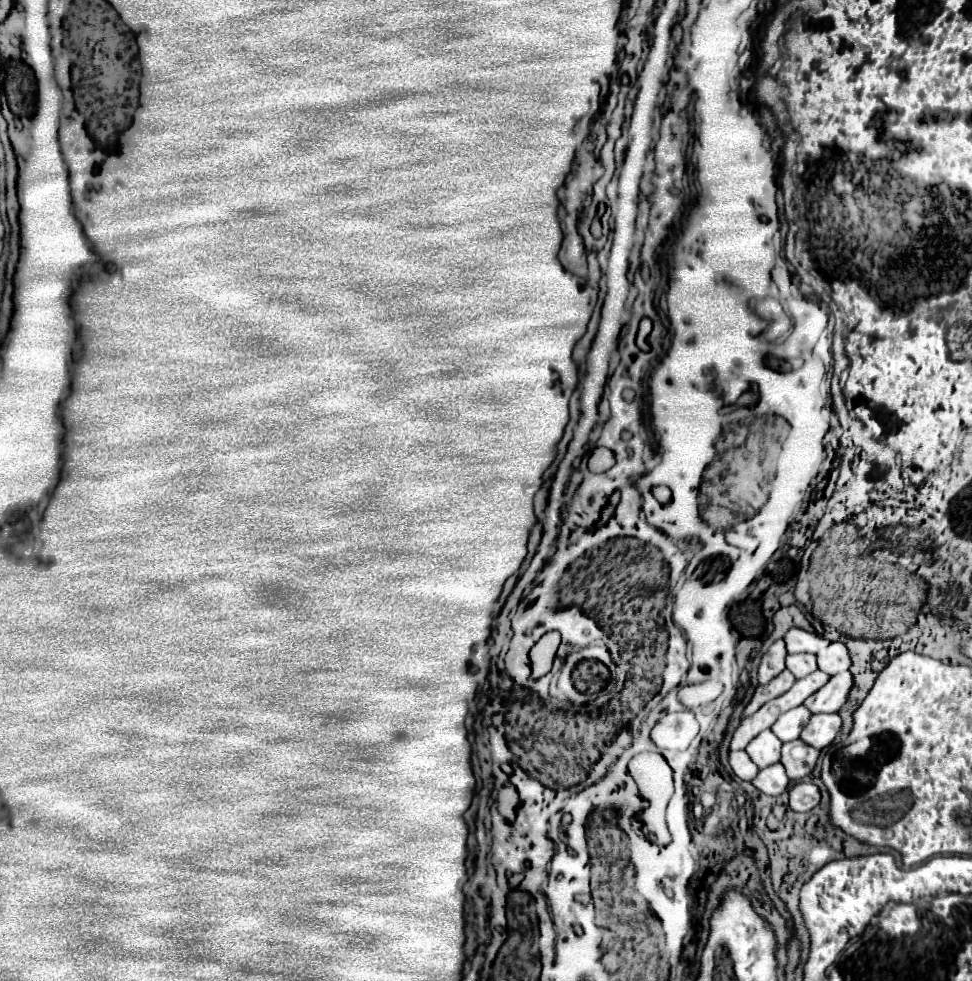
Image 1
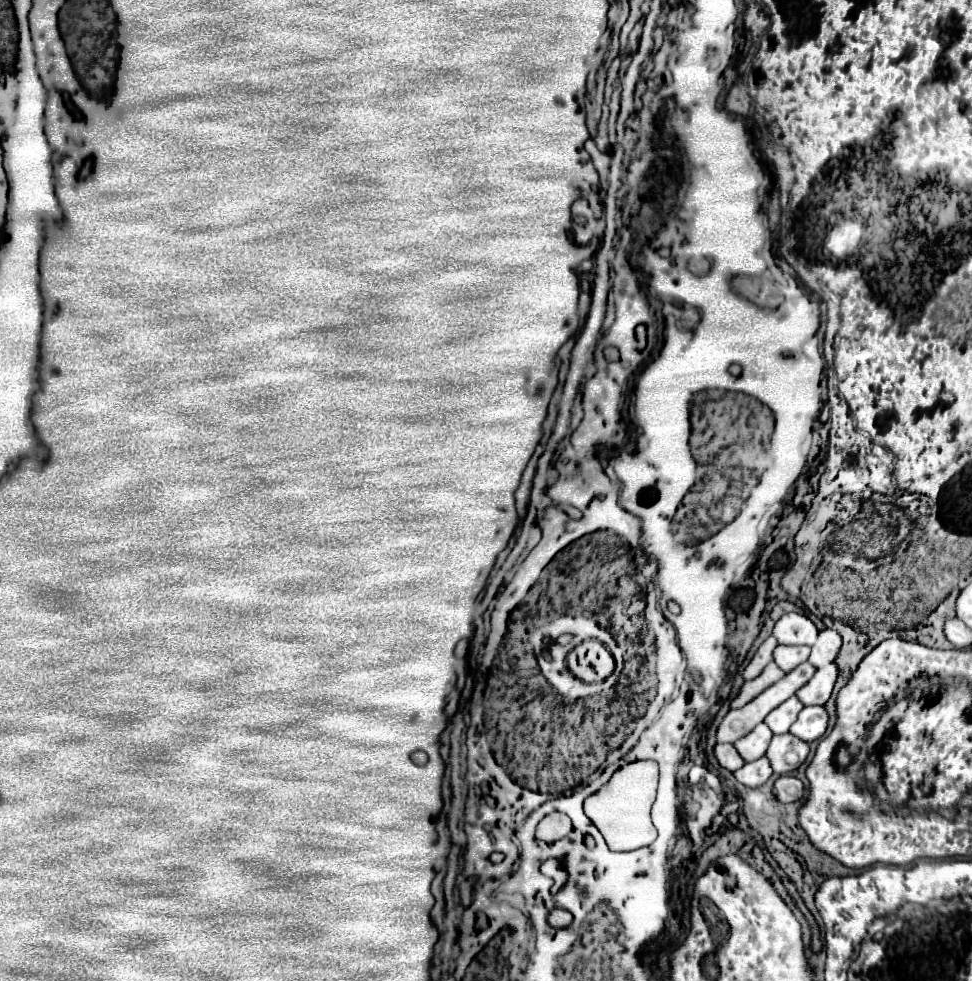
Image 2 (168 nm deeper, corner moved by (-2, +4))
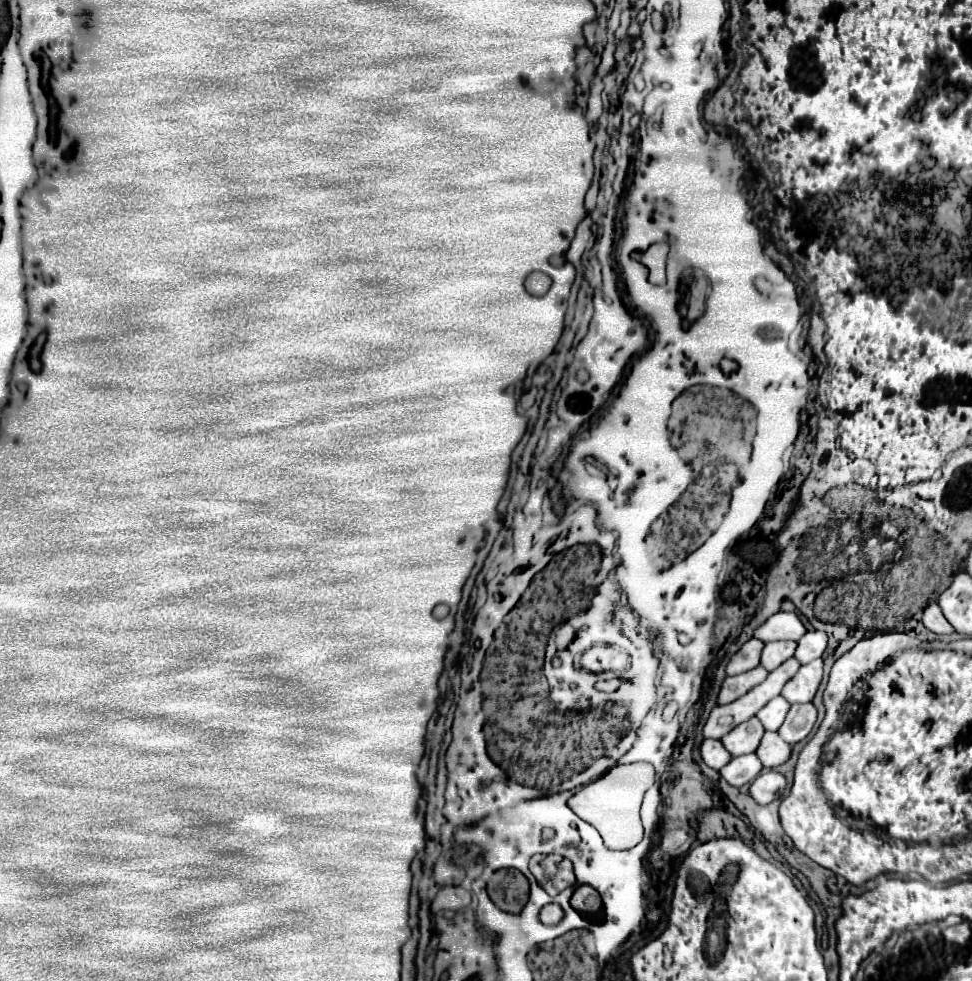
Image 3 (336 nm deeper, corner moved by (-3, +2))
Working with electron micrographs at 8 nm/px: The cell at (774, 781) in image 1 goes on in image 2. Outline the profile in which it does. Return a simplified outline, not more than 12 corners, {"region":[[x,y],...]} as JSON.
{"region":[[766,757],[734,771],[736,781],[758,787],[772,775]]}

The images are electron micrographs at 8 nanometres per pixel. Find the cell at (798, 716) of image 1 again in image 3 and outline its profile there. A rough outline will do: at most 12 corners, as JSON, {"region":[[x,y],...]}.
{"region":[[775,697],[757,713],[767,731],[779,731],[791,703]]}

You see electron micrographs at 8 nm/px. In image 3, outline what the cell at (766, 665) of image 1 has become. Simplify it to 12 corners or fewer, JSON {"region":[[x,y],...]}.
{"region":[[747,641],[729,661],[727,675],[759,665],[763,641]]}

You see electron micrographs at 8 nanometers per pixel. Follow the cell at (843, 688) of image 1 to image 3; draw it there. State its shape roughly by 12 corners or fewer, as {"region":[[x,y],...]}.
{"region":[[815,659],[783,687],[789,703],[811,703],[823,681]]}

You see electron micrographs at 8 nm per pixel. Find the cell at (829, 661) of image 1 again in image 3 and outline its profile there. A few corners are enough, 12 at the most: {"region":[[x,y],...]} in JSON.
{"region":[[809,631],[799,639],[799,663],[823,657],[827,633]]}

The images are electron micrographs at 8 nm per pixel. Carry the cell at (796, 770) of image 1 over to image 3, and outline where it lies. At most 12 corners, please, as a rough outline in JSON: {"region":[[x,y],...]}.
{"region":[[765,731],[757,757],[765,769],[789,761],[791,745]]}

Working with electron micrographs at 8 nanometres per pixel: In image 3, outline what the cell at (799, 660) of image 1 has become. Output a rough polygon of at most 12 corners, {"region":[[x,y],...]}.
{"region":[[793,641],[765,643],[761,665],[771,671],[795,655]]}

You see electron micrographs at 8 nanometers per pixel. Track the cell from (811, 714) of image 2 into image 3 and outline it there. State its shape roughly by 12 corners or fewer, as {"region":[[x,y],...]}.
{"region":[[813,703],[793,705],[779,735],[793,745],[817,723]]}

